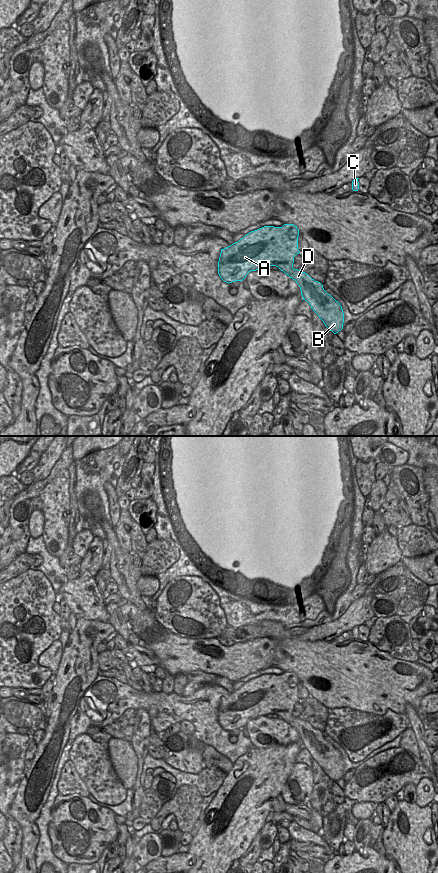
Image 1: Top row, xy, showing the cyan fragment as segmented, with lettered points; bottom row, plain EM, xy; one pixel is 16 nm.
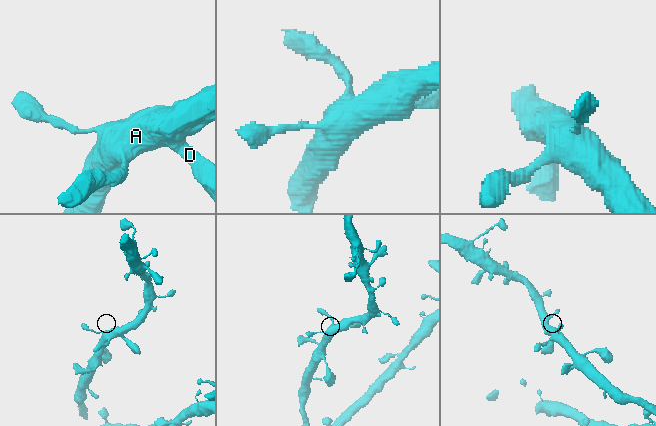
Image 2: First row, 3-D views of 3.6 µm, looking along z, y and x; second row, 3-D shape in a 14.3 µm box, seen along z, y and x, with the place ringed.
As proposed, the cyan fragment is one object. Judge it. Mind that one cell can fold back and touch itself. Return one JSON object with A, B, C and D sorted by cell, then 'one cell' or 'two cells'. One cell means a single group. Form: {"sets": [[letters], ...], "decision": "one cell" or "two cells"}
{"sets": [["A", "B", "C", "D"]], "decision": "one cell"}

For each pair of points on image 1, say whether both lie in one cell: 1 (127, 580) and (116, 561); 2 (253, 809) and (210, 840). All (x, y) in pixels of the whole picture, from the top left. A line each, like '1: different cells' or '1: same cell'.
1: same cell
2: same cell

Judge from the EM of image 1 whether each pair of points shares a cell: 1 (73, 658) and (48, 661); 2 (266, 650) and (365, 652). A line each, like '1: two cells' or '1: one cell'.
1: two cells
2: two cells

